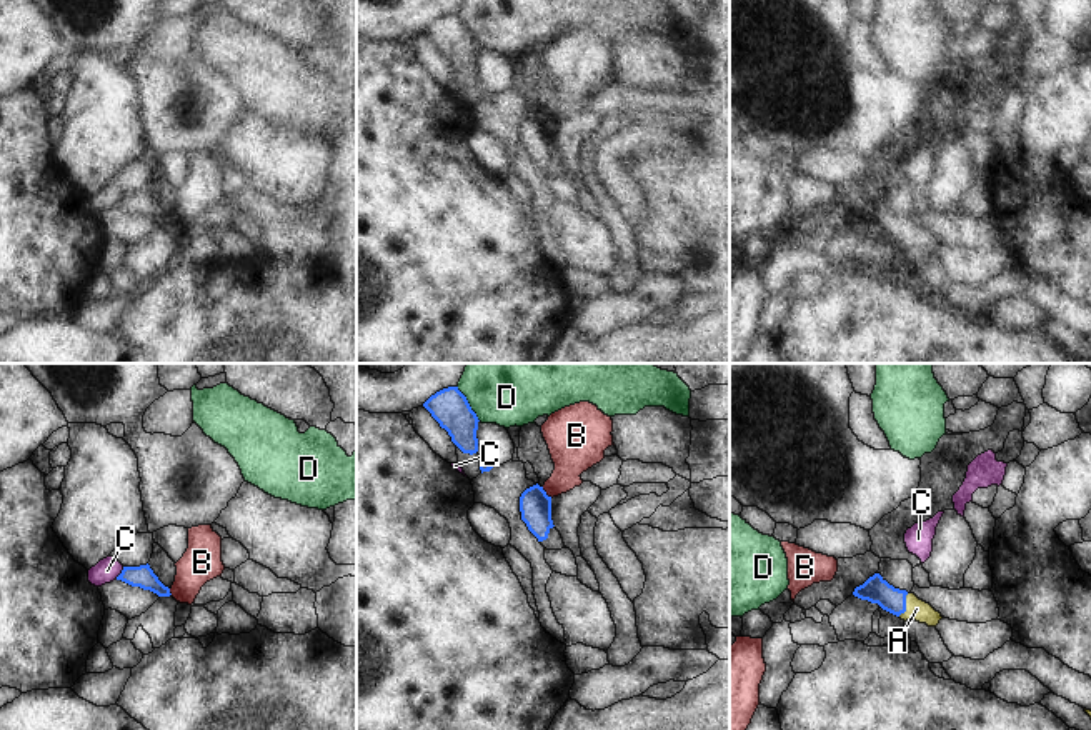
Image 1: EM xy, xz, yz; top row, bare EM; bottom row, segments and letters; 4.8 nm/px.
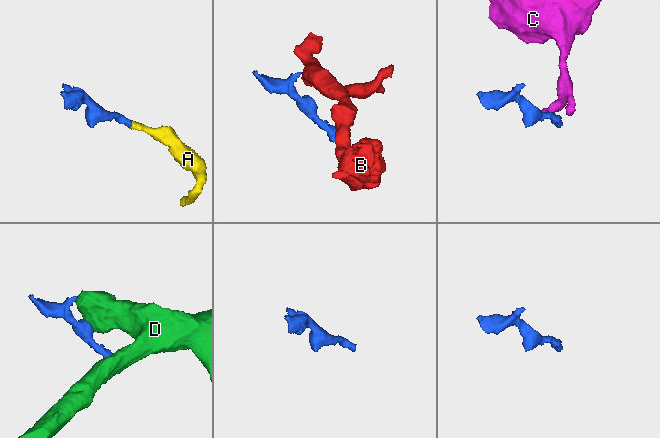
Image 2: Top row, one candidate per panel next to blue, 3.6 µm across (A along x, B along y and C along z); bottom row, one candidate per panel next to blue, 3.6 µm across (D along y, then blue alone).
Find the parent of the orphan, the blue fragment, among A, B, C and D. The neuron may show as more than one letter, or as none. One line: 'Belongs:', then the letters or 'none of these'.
Belongs: A

